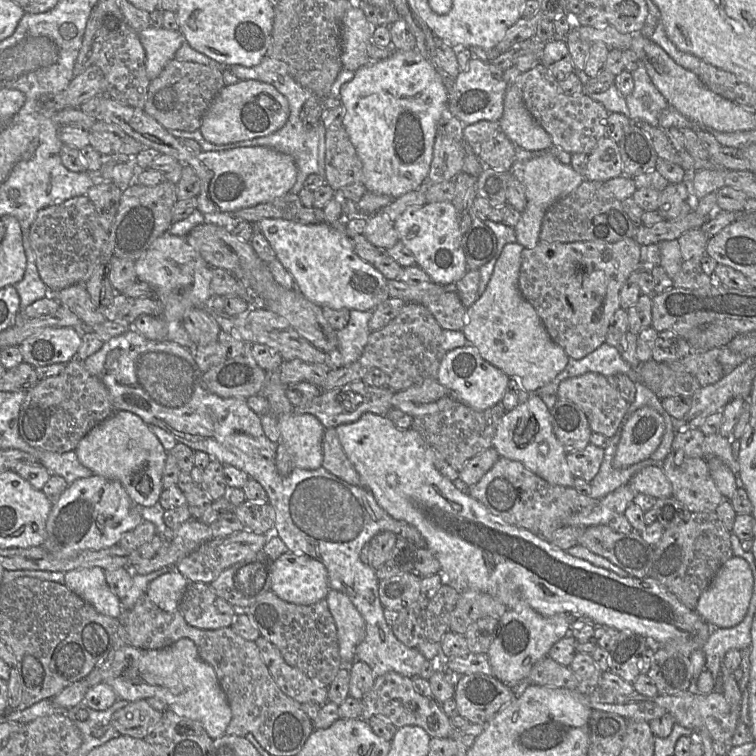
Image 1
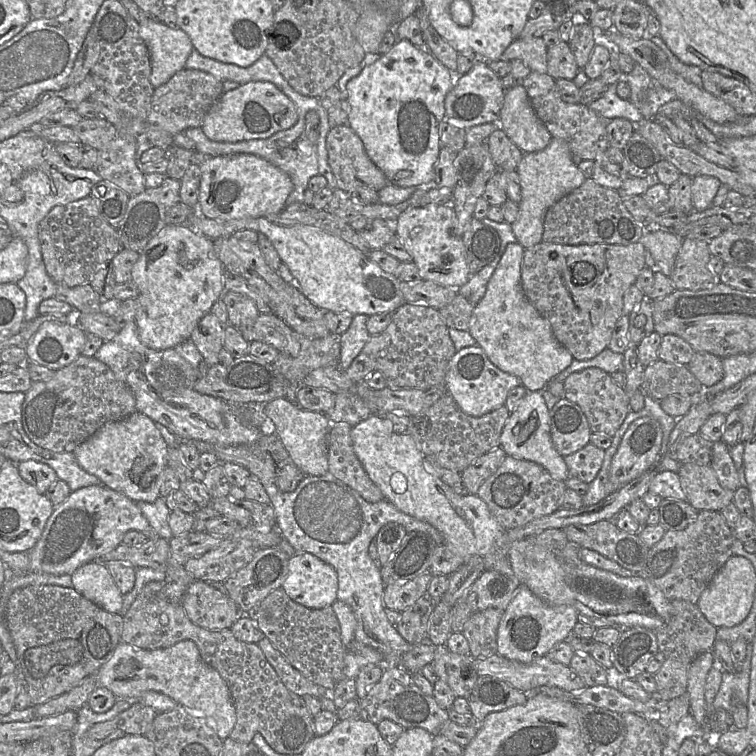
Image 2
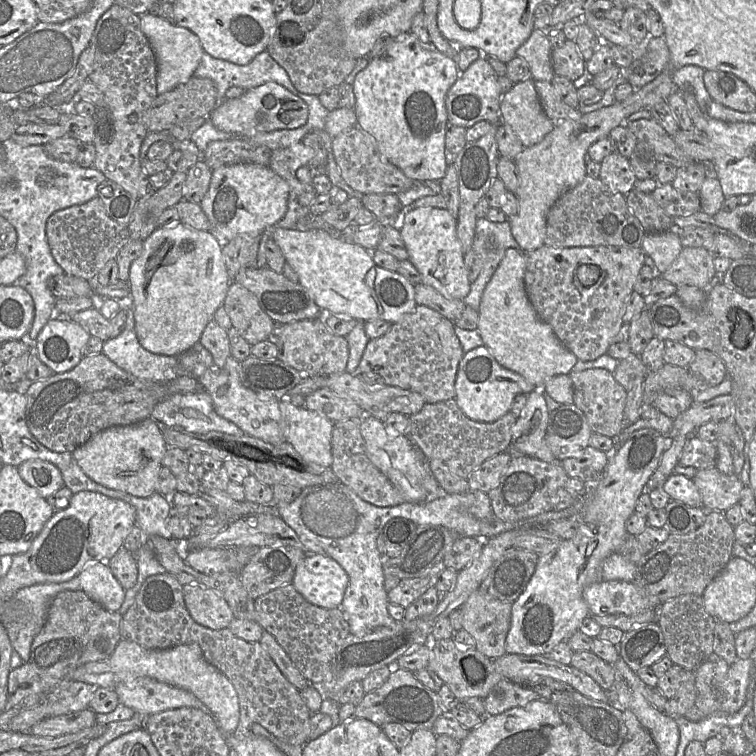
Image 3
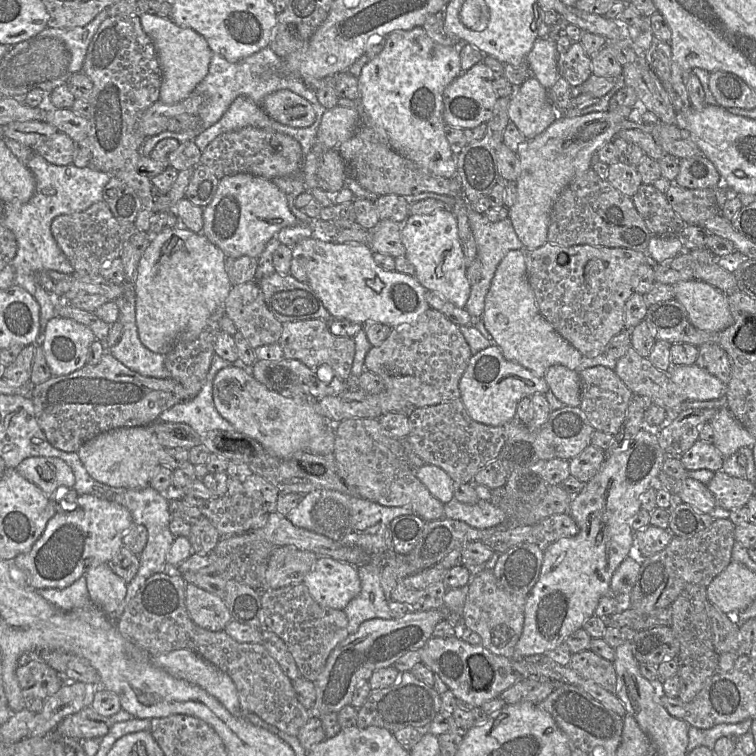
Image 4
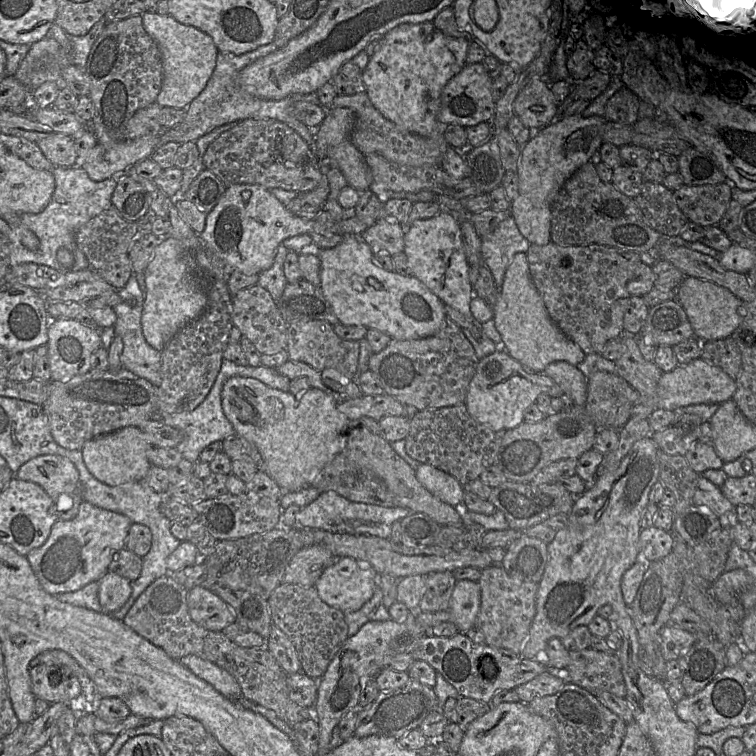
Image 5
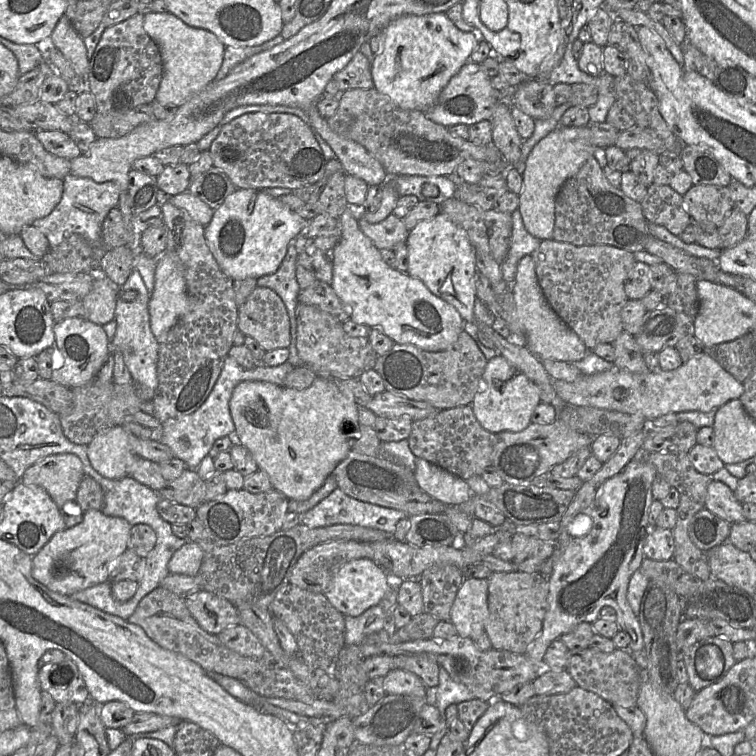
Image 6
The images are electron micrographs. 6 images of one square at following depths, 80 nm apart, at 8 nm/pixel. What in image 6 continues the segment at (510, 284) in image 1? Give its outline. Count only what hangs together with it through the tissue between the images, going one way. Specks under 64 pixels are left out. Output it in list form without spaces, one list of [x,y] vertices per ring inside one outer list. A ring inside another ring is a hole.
[[[530,255],[523,256],[518,262],[512,293],[517,317],[524,329],[525,347],[532,354],[540,360],[575,362],[584,358],[587,347],[548,303],[538,283],[535,263]]]

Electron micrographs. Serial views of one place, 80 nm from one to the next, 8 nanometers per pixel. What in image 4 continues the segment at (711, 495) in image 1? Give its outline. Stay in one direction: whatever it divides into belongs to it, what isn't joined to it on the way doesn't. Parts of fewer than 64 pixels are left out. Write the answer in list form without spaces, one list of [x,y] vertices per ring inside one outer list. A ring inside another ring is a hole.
[[[721,470],[715,472],[707,488],[715,498],[718,513],[744,507],[755,495],[753,482],[746,478],[732,477]]]

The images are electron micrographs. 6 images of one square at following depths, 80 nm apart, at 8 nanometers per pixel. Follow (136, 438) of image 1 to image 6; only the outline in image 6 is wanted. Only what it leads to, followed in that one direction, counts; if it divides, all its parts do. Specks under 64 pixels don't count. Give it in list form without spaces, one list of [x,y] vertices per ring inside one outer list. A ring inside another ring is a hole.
[[[116,426],[108,431],[103,431],[98,434],[88,445],[87,454],[92,467],[103,477],[116,480],[121,479],[130,474],[130,466],[136,461],[137,455],[129,443],[129,437],[133,435],[122,426]]]

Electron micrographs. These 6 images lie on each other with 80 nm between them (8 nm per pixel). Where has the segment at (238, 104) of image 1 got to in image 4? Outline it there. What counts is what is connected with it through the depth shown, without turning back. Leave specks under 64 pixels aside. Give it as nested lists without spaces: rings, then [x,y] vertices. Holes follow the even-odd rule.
[[[289,90],[269,94],[261,107],[271,119],[293,128],[307,128],[316,119],[311,103]]]

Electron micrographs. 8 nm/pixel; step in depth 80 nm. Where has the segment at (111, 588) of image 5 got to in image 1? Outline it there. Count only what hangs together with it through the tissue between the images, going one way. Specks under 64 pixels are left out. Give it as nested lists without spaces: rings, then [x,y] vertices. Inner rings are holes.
[[[100,567],[77,568],[65,572],[64,585],[91,604],[98,612],[118,618],[121,600],[110,590]]]

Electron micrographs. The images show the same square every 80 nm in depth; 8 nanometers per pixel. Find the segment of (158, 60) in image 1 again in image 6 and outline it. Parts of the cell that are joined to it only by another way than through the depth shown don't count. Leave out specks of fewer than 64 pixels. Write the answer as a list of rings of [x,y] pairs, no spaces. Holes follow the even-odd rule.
[[[168,11],[164,13],[150,12],[143,16],[144,30],[158,45],[163,62],[163,75],[155,100],[164,107],[176,109],[213,82],[222,64],[225,46],[213,33],[191,27]]]

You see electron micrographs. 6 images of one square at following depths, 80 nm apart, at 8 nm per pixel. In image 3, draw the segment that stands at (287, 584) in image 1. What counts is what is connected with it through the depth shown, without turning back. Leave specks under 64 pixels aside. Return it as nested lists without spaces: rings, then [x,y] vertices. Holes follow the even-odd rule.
[[[307,554],[297,565],[292,585],[310,603],[322,608],[339,608],[349,577],[334,559]]]

